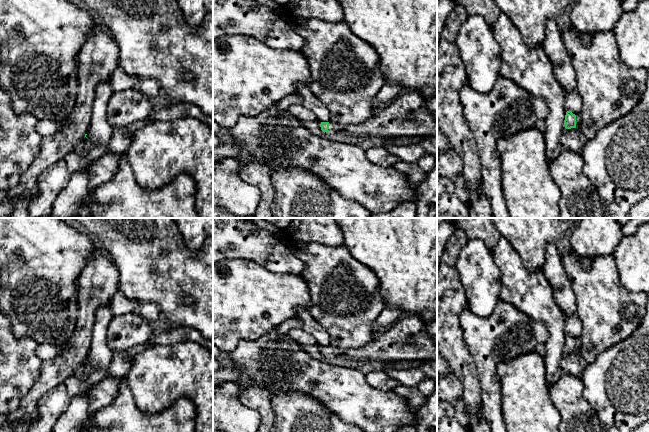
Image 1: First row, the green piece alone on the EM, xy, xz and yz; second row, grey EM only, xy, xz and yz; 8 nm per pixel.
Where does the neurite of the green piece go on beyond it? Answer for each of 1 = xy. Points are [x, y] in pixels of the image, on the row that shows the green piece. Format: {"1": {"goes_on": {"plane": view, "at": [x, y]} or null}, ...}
{"1": {"goes_on": null}}

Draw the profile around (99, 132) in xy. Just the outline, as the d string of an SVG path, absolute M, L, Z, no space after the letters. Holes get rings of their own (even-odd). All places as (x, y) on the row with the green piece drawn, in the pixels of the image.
M109 78L98 83L91 112L91 122L84 139L96 146L107 146L113 134L113 127L106 118L107 105L113 94Z

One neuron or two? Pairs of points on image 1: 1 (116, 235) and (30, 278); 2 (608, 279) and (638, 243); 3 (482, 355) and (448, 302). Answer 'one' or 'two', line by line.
1: two
2: two
3: two

